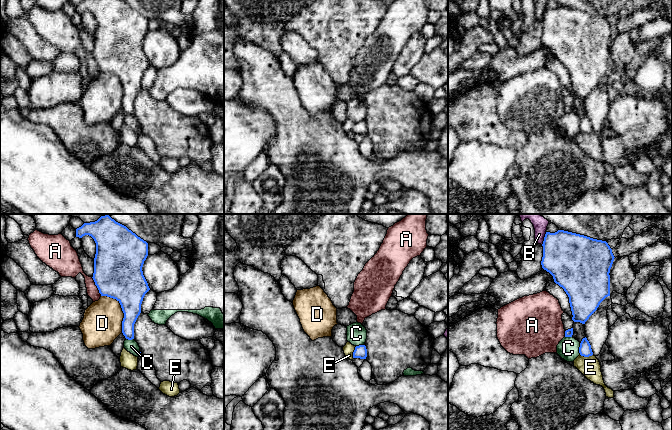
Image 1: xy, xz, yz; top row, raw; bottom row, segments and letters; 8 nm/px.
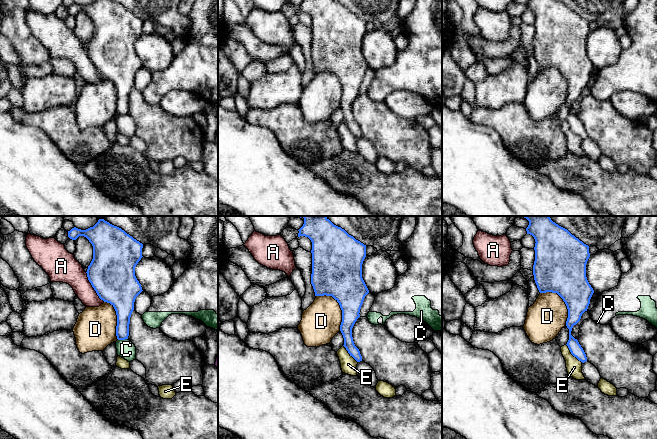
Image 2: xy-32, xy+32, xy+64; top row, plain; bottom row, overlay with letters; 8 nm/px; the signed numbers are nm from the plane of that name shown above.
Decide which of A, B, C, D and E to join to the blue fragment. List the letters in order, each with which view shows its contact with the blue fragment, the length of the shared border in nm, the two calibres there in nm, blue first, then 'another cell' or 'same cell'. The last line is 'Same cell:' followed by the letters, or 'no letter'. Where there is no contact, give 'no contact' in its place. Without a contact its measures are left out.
A: xy | 170 nm | 380/160 nm | another cell
B: yz | 110 nm | 400/100 nm | another cell
C: yz | 100 nm | 100/180 nm | another cell
D: xy | 340 nm | 340/320 nm | another cell
E: yz | 100 nm | 100/170 nm | another cell
Same cell: no letter

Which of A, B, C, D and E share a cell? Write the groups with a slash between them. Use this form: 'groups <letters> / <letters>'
groups A / B / C / D / E

